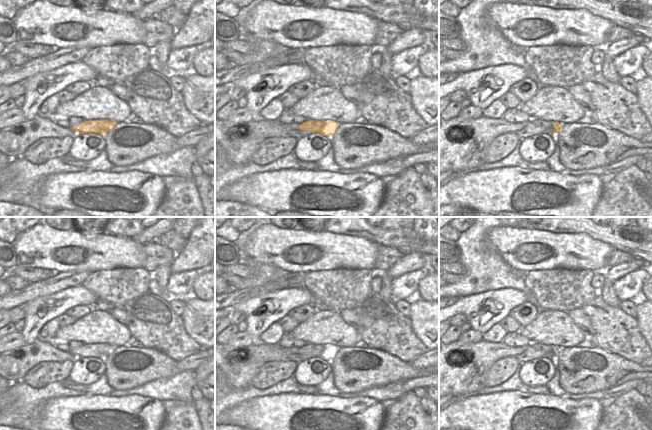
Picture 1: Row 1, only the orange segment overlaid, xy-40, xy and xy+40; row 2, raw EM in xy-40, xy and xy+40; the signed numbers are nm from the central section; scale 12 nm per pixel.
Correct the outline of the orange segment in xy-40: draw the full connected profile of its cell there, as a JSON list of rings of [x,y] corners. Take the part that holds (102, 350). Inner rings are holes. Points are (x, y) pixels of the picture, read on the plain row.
[[[107,343],[84,344],[73,350],[70,354],[80,358],[99,358],[105,363],[105,359],[117,349],[117,346]]]

